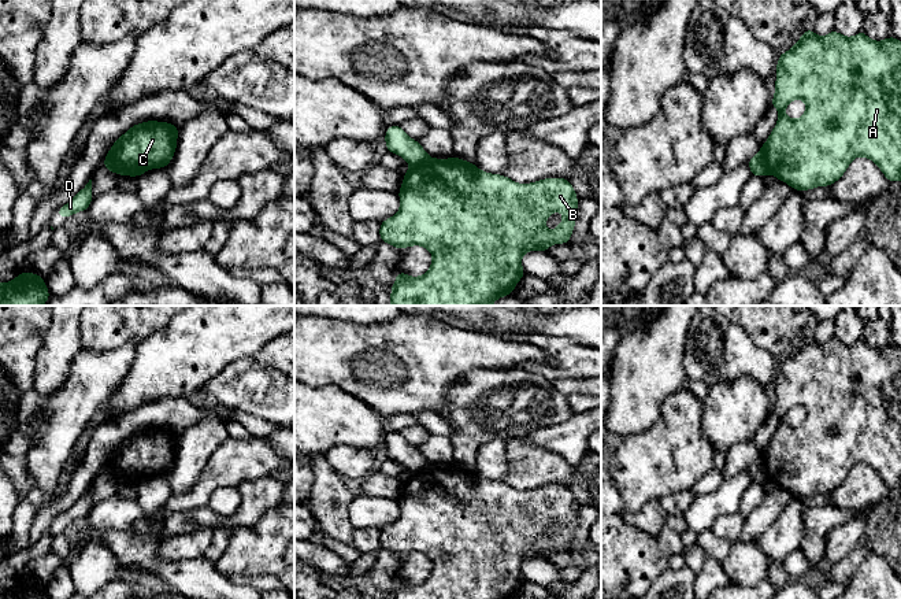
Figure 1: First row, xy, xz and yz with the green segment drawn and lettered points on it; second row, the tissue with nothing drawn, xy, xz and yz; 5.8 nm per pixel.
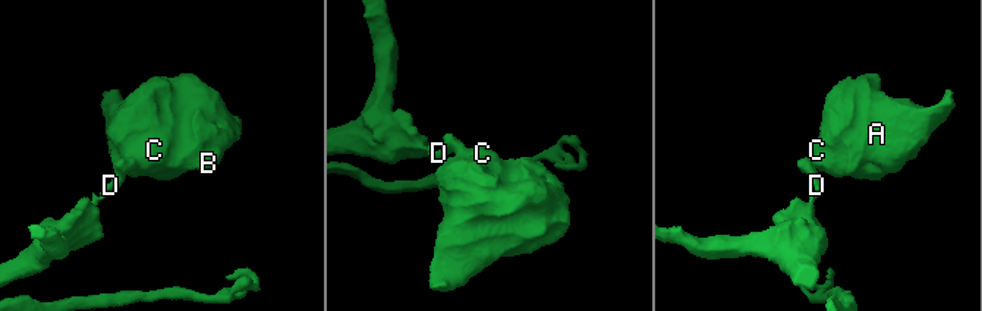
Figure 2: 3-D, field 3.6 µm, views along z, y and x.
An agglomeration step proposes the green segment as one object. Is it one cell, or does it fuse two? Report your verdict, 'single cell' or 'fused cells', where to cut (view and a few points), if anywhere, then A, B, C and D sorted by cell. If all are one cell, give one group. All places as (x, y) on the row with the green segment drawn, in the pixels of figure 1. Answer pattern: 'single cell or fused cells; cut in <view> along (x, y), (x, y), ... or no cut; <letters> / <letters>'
fused cells; cut in yz along (760, 151), (767, 172); A B C / D

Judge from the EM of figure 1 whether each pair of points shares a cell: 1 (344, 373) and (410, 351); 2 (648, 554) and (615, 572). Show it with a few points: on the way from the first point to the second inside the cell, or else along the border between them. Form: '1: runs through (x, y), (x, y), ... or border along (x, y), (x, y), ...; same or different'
1: runs through (352, 355), (390, 357); same
2: runs through (640, 559), (629, 559), (623, 564); same

